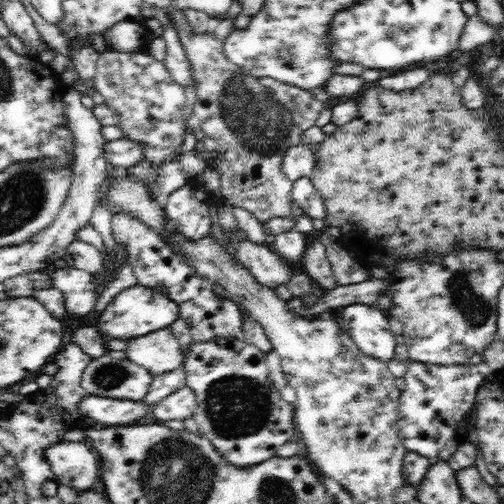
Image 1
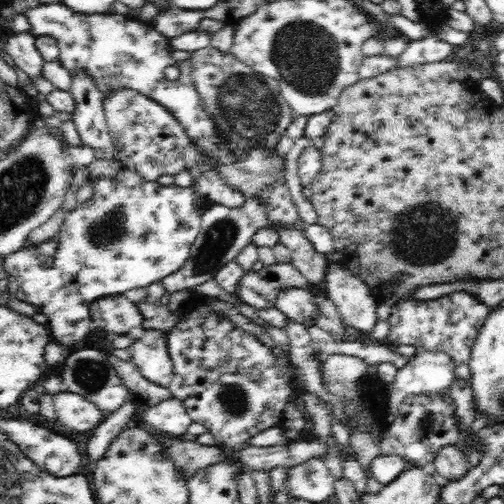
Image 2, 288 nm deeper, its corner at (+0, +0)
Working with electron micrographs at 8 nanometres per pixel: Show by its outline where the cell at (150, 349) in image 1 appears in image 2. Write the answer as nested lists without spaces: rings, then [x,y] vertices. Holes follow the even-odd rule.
[[[158,330],[138,332],[132,348],[132,364],[138,368],[138,378],[144,378],[162,388],[170,388],[174,366],[166,346],[166,334]]]

